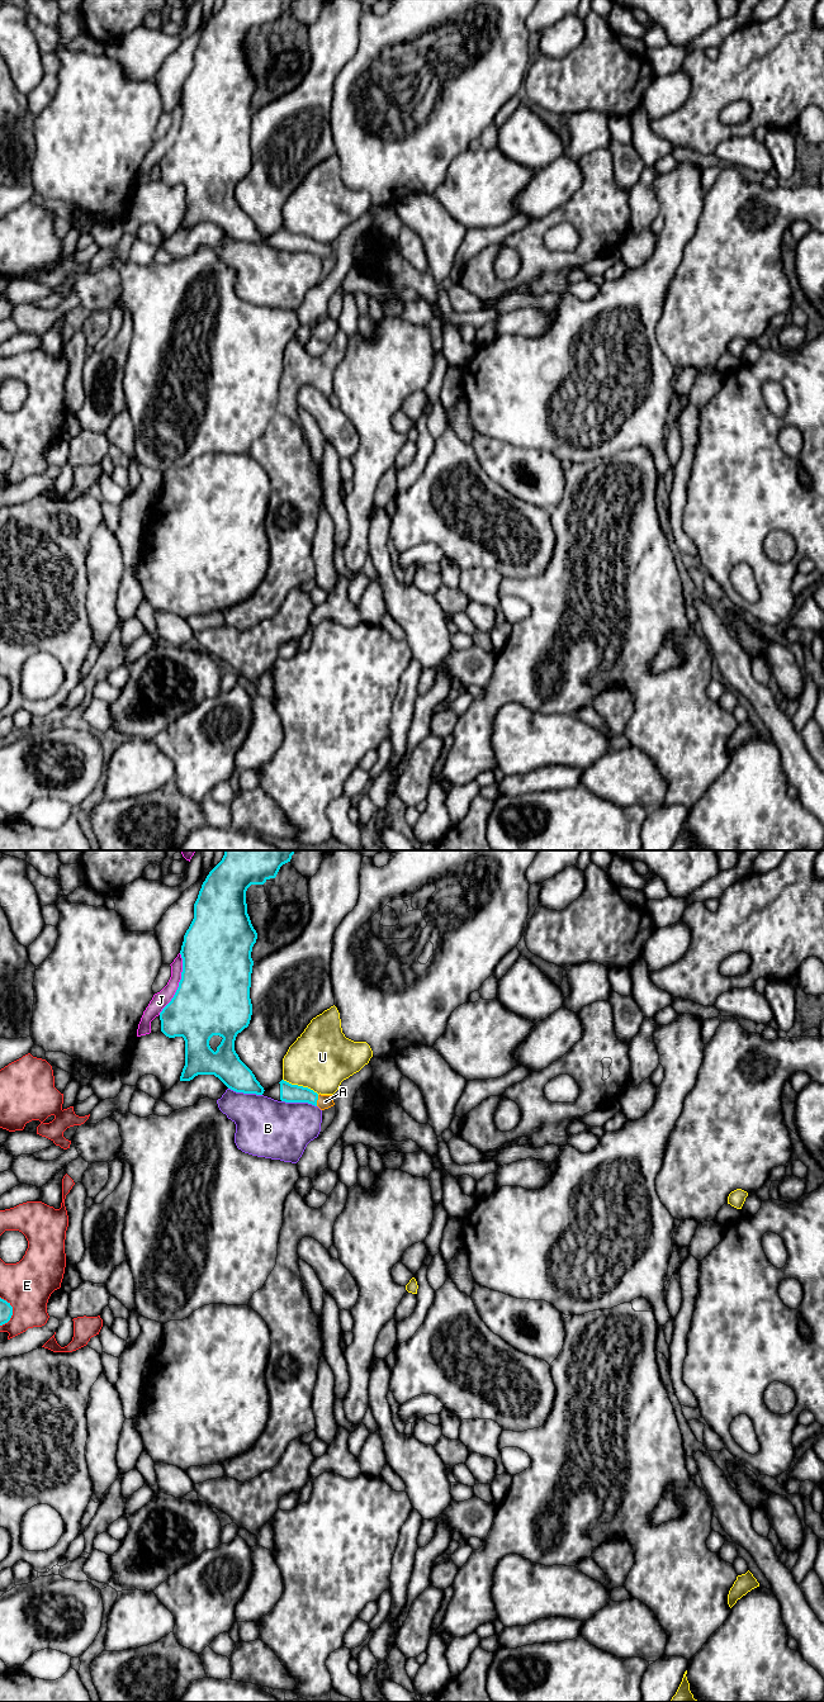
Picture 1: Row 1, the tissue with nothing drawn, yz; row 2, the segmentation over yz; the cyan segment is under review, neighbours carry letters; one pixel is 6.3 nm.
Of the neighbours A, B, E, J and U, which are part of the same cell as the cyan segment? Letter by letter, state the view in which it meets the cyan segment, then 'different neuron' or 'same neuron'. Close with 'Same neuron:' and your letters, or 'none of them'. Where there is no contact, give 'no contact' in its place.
A: contact in yz; same neuron
B: contact in yz; different neuron
E: contact in yz; different neuron
J: contact in yz; different neuron
U: contact in yz; different neuron
Same neuron: A

